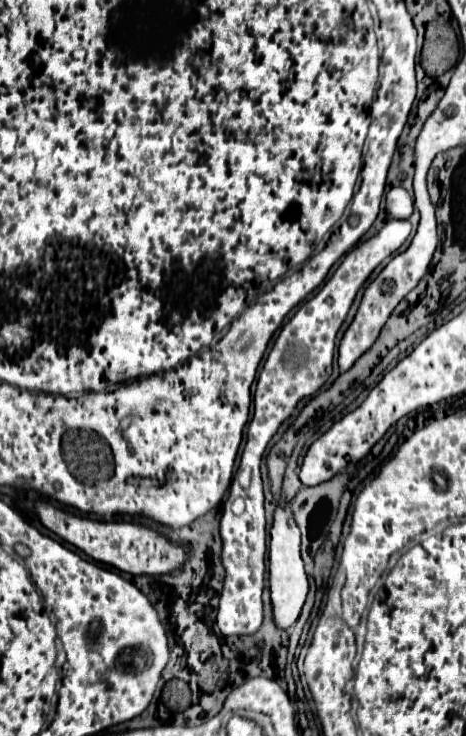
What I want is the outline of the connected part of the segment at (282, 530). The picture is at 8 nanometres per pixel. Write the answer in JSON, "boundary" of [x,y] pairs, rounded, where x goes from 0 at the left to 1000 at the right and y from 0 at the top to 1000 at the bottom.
{"boundary":[[[620,683],[594,686],[586,697],[586,713],[582,713],[582,732],[577,732],[577,795],[582,795],[582,817],[586,817],[586,838],[590,846],[603,855],[620,855],[655,819],[659,811],[659,781],[650,773],[650,760],[642,751],[642,738],[646,738],[646,724],[633,711],[629,694]]]}

